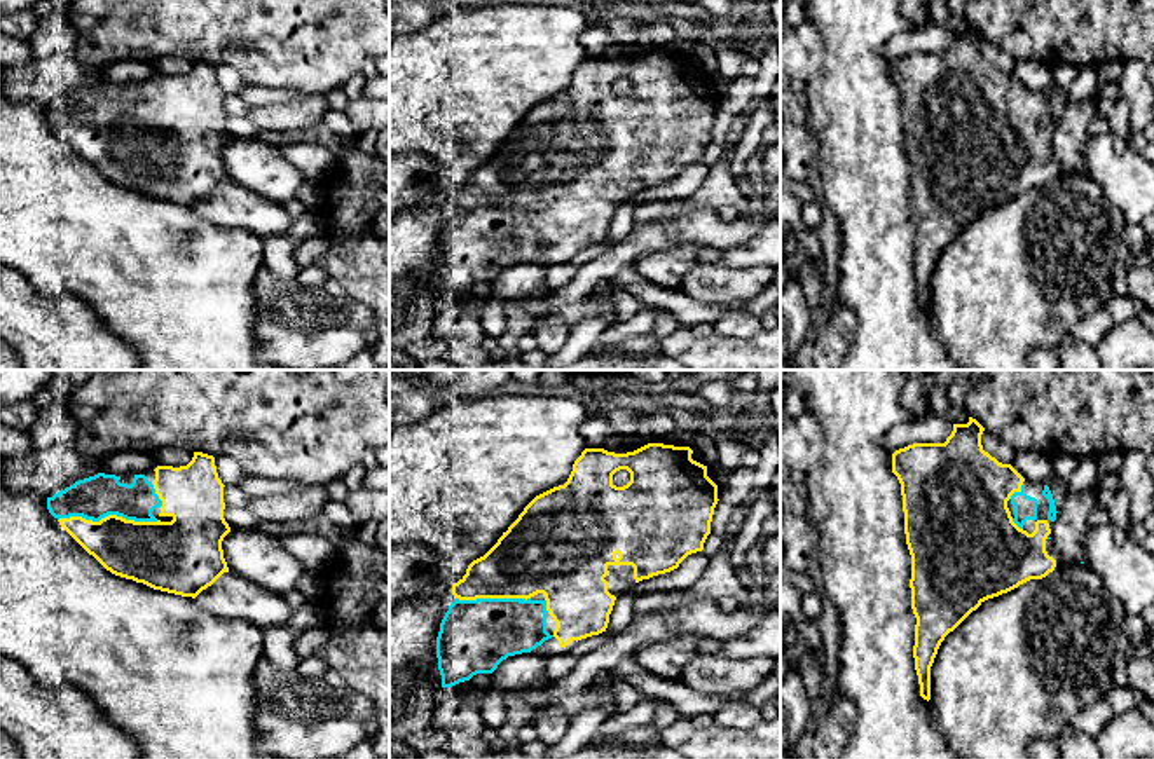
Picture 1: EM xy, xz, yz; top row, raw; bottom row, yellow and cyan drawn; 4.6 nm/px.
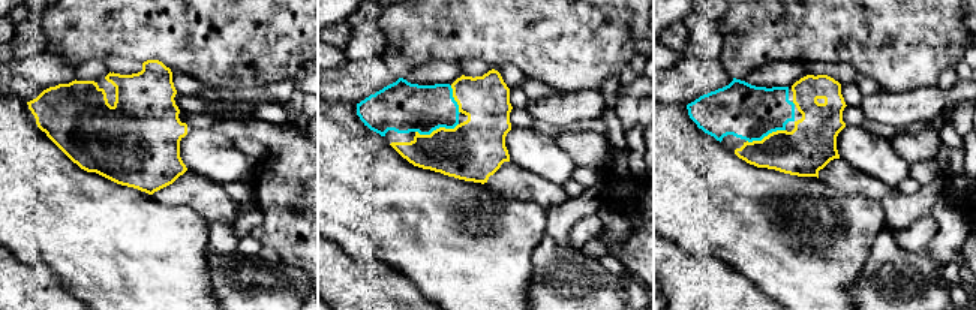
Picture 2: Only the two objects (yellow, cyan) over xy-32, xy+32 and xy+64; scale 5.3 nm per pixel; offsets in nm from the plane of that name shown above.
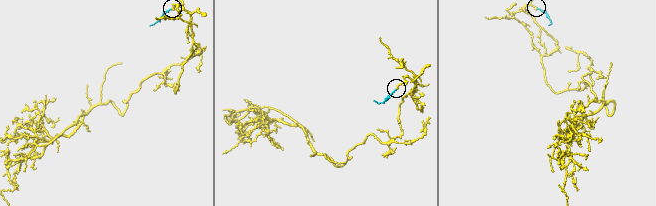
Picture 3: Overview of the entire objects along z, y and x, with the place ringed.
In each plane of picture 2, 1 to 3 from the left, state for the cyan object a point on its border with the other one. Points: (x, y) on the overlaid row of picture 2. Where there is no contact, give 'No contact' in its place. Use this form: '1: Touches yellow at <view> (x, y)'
1: No contact
2: Touches yellow at xy+32 (437, 129)
3: Touches yellow at xy+64 (765, 137)

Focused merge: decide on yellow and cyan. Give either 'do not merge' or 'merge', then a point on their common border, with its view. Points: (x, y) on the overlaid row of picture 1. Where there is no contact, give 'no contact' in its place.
merge | xy (109, 515)

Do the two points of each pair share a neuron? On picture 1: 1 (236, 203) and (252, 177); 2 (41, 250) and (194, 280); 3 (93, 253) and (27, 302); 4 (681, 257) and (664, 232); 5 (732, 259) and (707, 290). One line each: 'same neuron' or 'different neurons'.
1: different neurons
2: same neuron
3: different neurons
4: different neurons
5: different neurons

